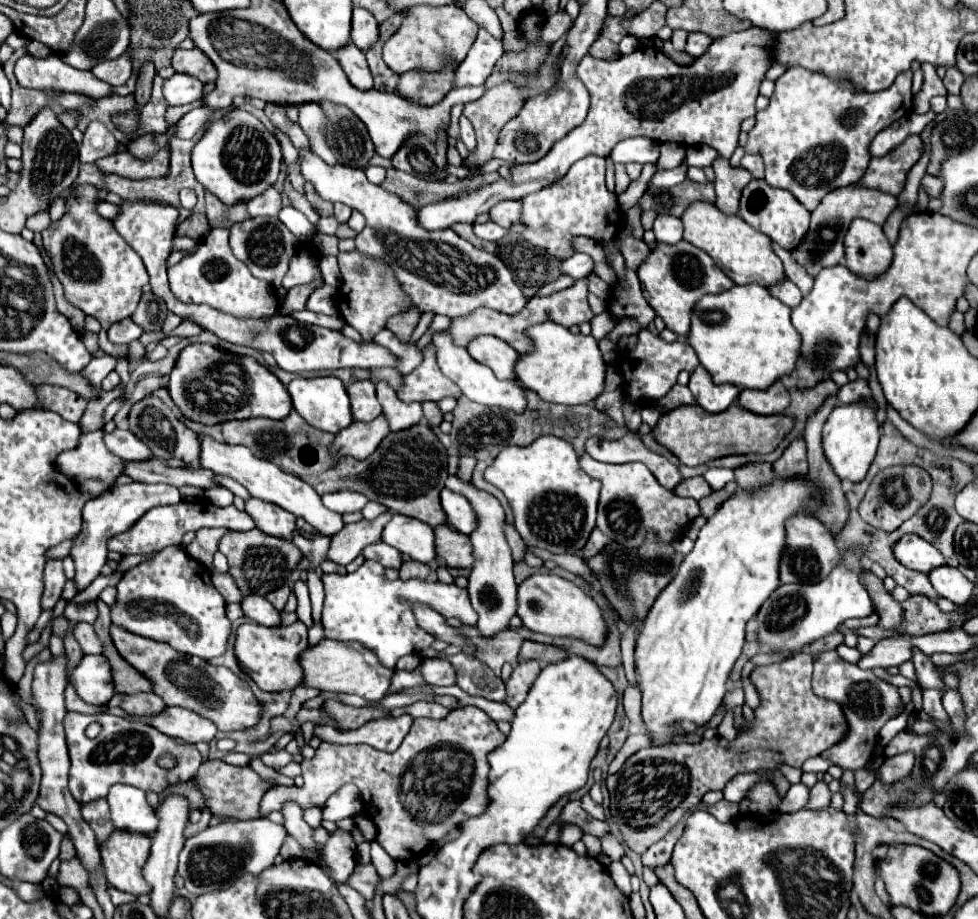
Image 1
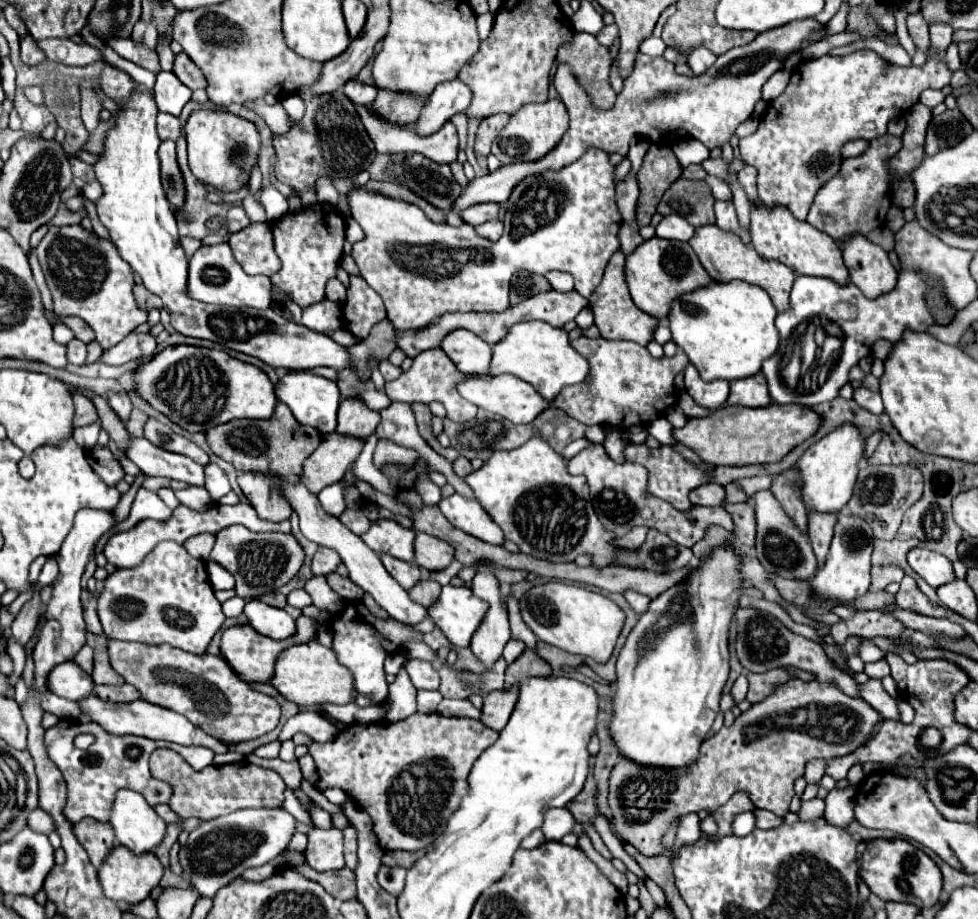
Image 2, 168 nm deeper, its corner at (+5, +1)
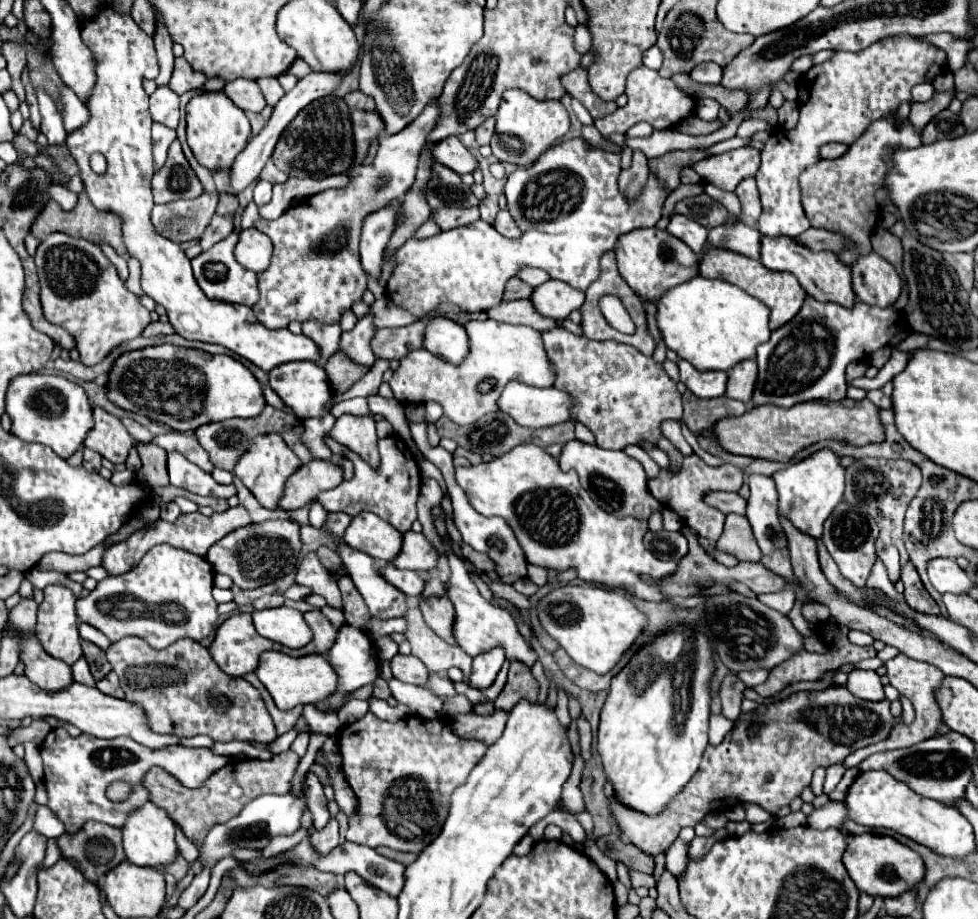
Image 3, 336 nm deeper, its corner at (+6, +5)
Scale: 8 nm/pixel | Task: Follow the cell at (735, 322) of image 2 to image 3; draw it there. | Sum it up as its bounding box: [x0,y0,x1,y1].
[658,277,770,371]

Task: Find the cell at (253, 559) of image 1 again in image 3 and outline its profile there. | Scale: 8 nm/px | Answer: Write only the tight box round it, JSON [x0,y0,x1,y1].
[206,521,302,589]

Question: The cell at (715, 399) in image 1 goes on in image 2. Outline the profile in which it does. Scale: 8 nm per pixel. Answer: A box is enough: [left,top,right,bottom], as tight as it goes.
[685,363,729,409]

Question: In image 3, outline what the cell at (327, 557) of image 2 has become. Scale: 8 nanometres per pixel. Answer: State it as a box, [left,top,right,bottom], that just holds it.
[296,553,342,609]

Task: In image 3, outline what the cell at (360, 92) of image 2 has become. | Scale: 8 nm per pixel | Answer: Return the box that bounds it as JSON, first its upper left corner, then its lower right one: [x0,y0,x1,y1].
[344,89,374,111]

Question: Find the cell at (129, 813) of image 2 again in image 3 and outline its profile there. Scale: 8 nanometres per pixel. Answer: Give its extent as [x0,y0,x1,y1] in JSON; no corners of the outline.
[122,801,178,867]

